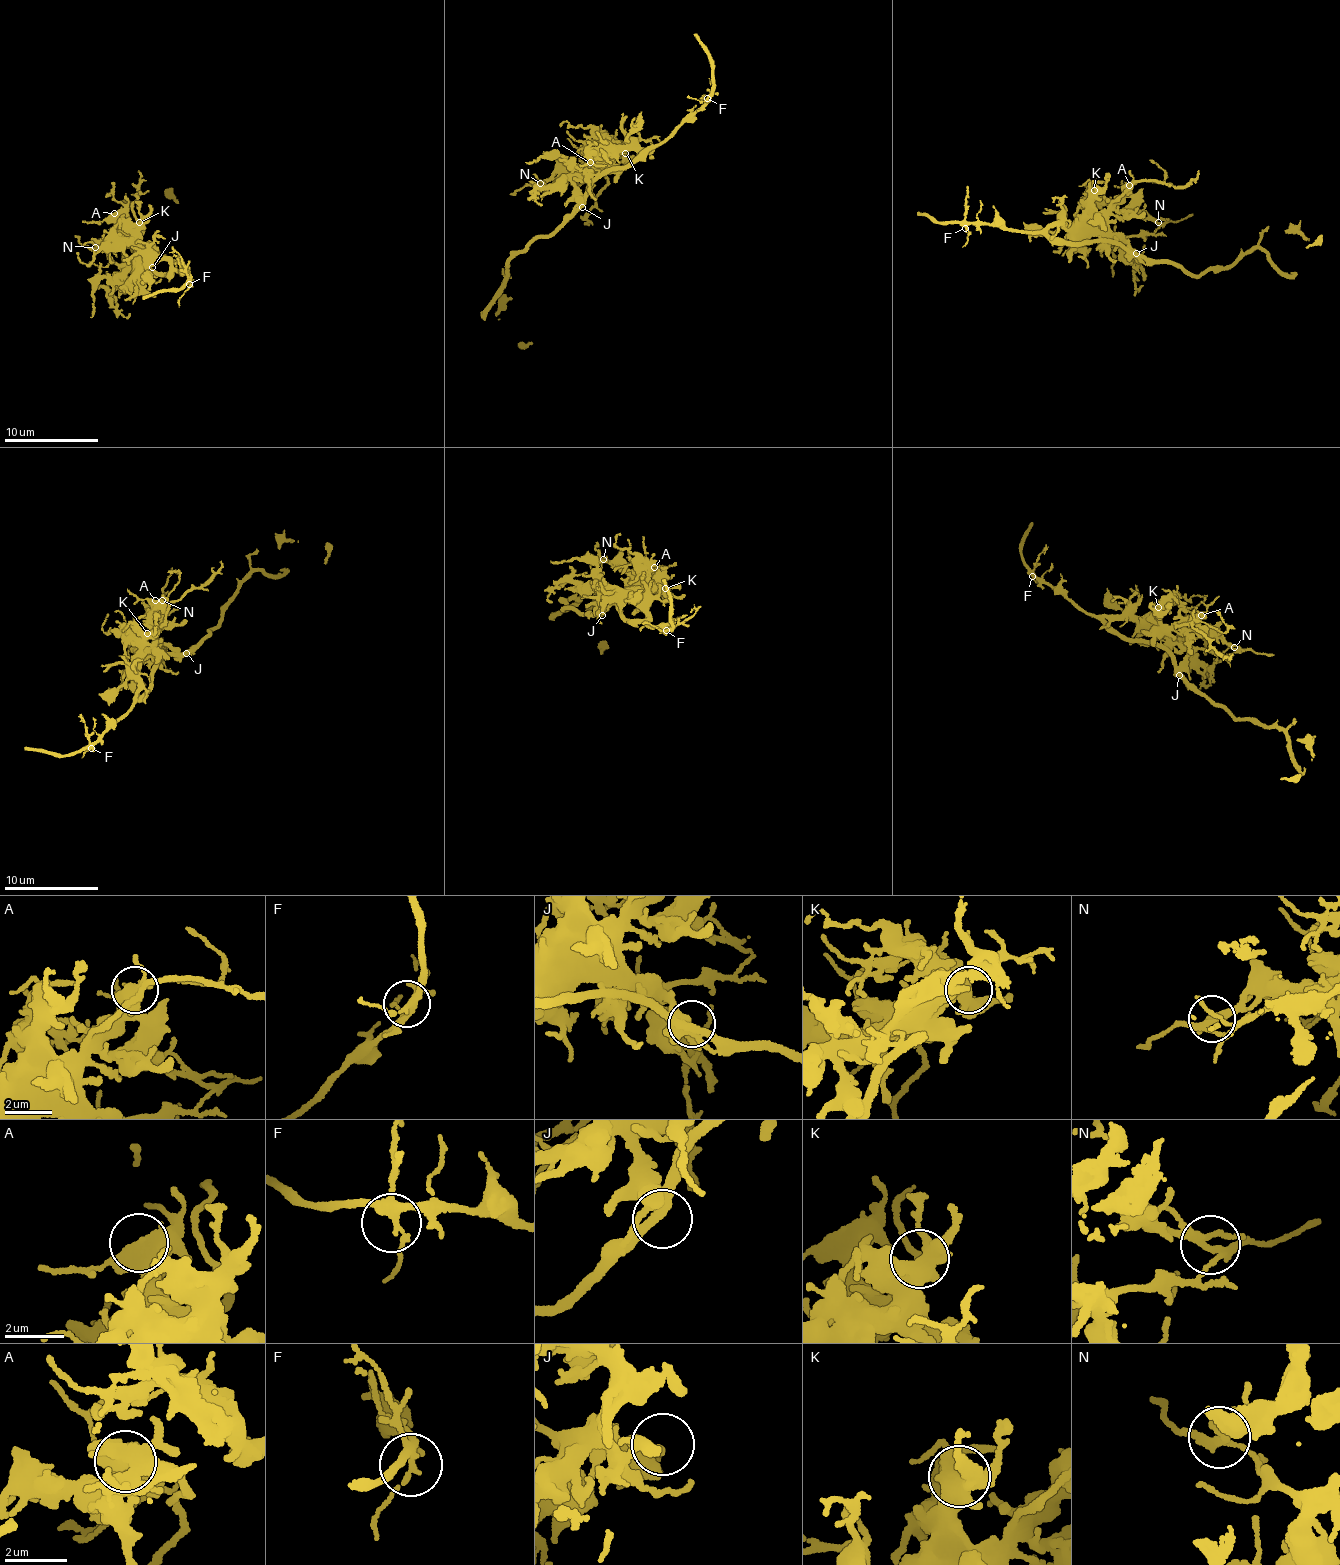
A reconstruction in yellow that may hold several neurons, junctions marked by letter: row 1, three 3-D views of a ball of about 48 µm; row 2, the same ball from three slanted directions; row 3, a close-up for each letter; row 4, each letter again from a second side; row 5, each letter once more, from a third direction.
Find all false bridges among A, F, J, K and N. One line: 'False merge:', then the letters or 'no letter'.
False merge: no letter

